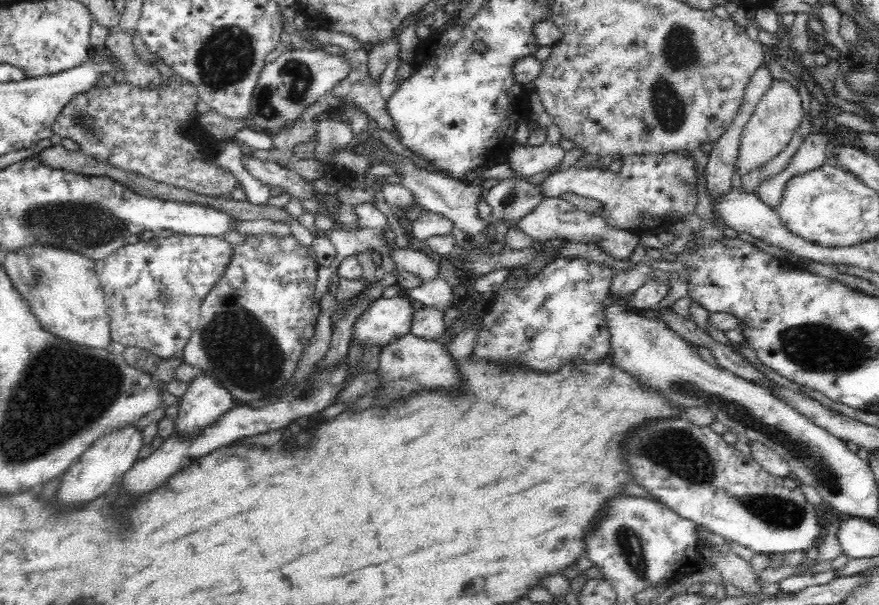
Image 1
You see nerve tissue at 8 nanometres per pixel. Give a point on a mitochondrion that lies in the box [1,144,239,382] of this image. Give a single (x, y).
(79, 224)

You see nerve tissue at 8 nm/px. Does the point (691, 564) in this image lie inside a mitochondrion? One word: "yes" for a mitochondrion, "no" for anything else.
no

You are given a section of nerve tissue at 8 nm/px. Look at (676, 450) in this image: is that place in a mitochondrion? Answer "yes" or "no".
yes

